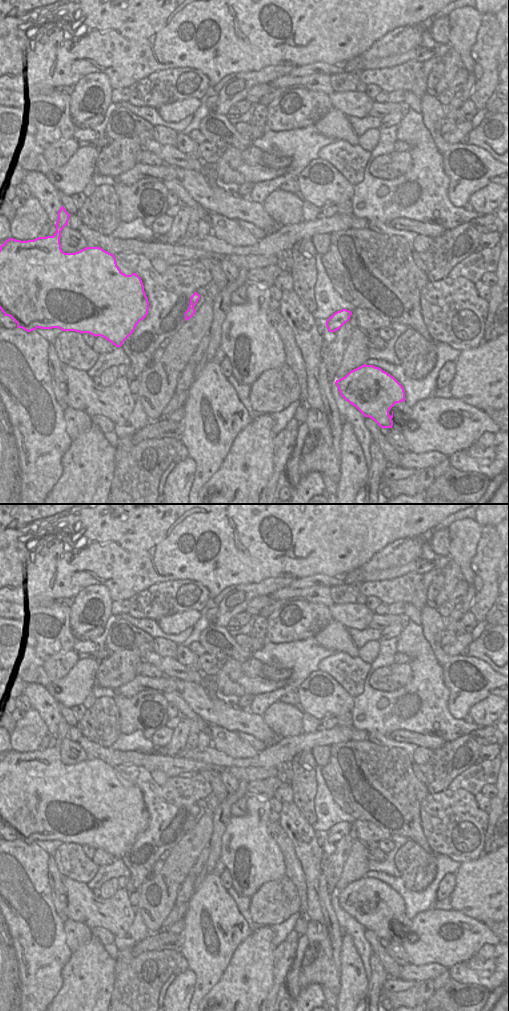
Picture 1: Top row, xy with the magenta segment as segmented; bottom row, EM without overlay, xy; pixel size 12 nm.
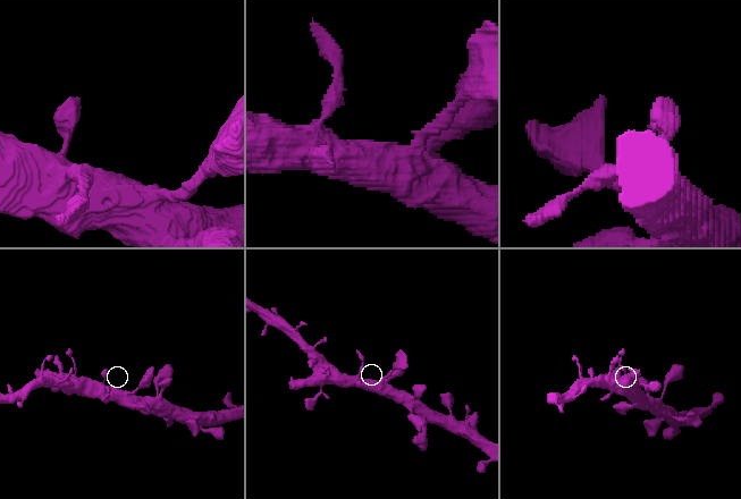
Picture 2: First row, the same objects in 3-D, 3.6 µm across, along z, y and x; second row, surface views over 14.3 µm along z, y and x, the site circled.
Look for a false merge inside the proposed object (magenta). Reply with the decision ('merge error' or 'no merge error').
no merge error

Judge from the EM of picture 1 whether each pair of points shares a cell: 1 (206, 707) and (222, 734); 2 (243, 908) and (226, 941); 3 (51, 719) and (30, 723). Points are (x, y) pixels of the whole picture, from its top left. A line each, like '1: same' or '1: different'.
1: different
2: different
3: different

